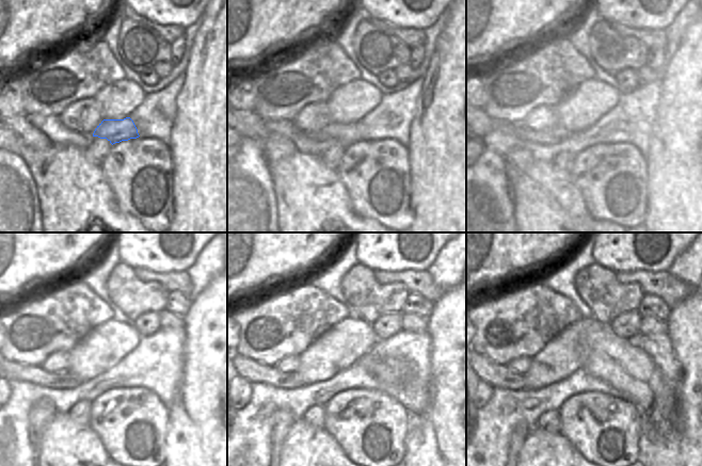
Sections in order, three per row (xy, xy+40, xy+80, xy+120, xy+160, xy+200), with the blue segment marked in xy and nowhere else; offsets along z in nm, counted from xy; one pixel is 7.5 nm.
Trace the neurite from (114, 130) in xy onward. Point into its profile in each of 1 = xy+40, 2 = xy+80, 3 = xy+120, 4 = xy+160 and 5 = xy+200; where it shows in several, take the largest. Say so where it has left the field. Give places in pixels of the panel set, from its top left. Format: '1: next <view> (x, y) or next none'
1: next xy+40 (346, 134)
2: next xy+80 (544, 139)
3: next xy+120 (10, 370)
4: next xy+160 (253, 371)
5: next xy+200 (497, 375)

